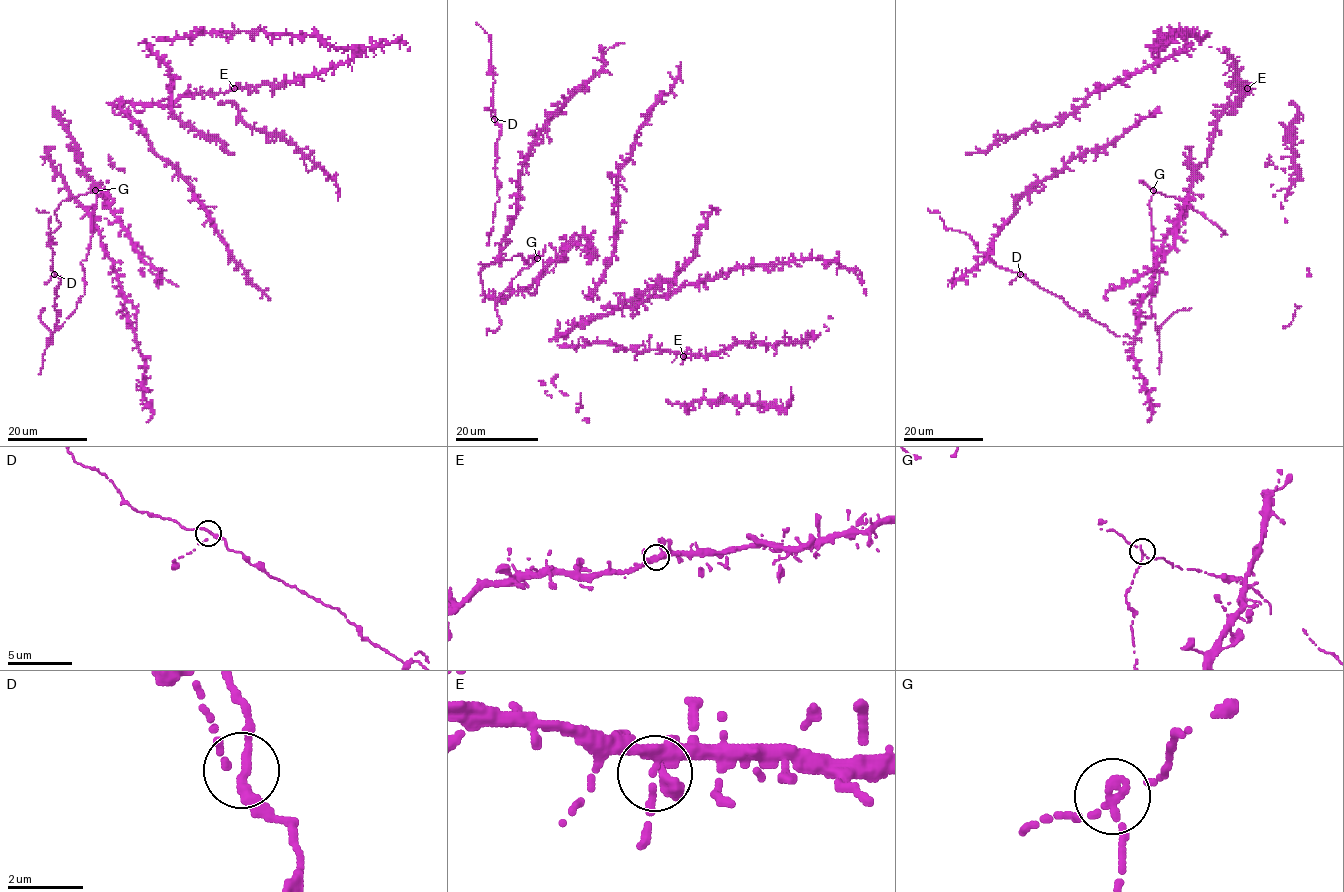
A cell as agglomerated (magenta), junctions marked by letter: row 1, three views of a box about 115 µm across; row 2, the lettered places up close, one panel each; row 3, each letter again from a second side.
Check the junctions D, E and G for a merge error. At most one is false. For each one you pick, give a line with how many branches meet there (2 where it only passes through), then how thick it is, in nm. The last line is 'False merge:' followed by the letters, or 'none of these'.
G: Branches: 3. Thickness 180 nm
False merge: G

